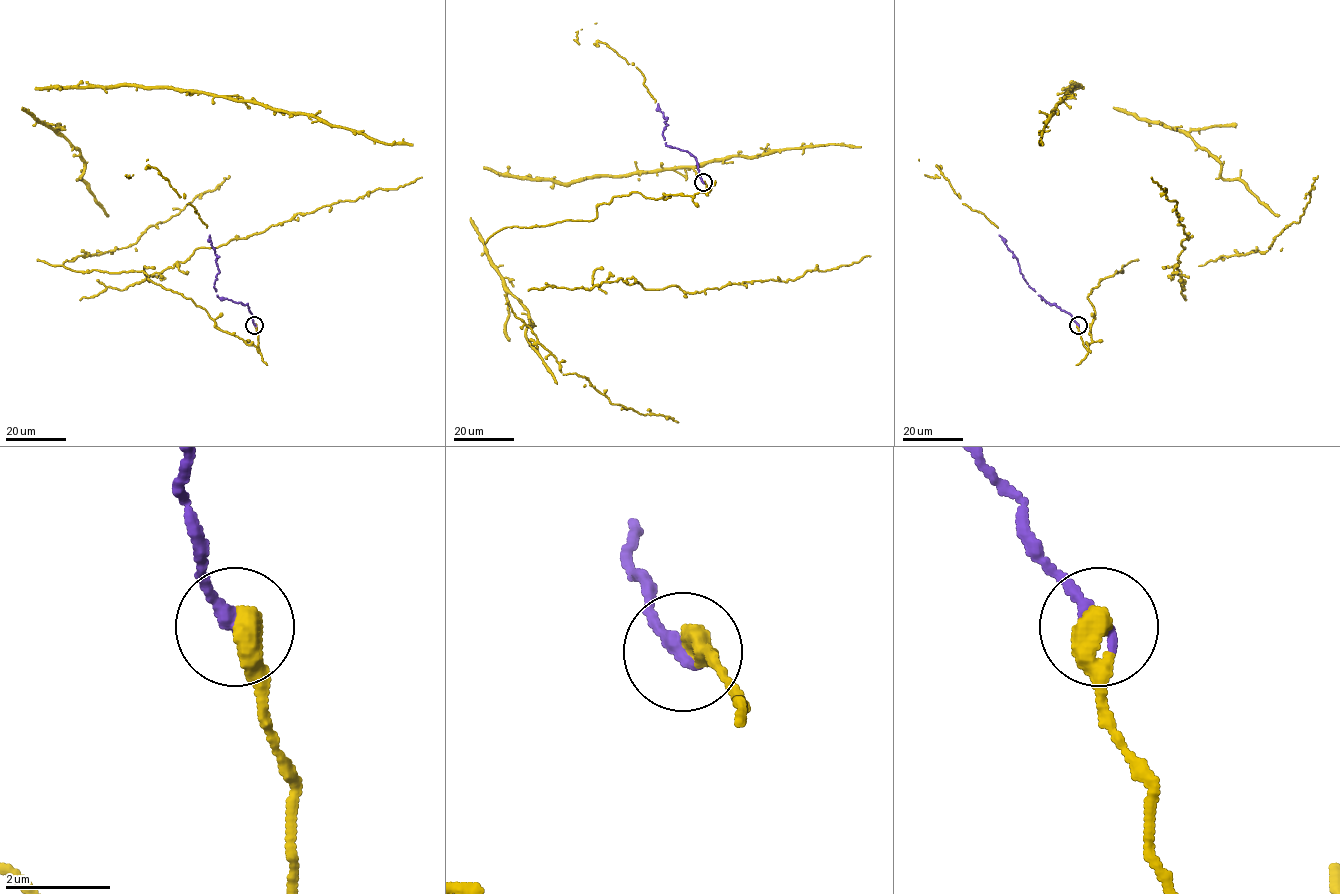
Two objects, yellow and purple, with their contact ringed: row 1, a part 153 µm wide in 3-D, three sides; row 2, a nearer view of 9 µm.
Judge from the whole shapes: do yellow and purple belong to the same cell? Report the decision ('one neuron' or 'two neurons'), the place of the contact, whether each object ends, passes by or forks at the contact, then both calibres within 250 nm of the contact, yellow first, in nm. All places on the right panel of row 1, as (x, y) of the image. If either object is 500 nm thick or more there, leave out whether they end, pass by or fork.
one neuron; place (1078, 325); calibres 500 and 320 nm

